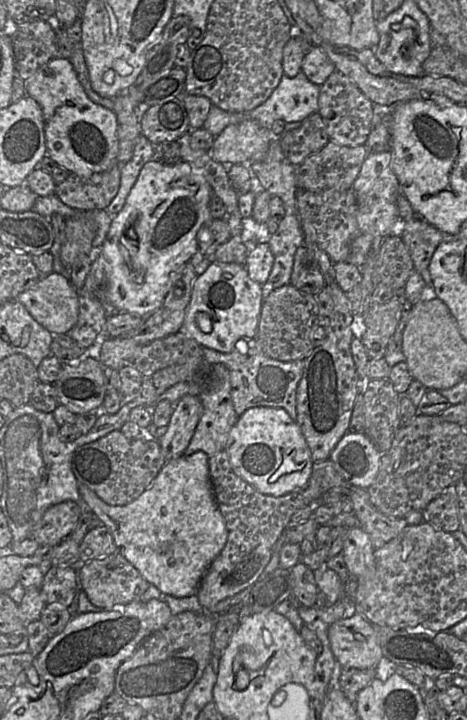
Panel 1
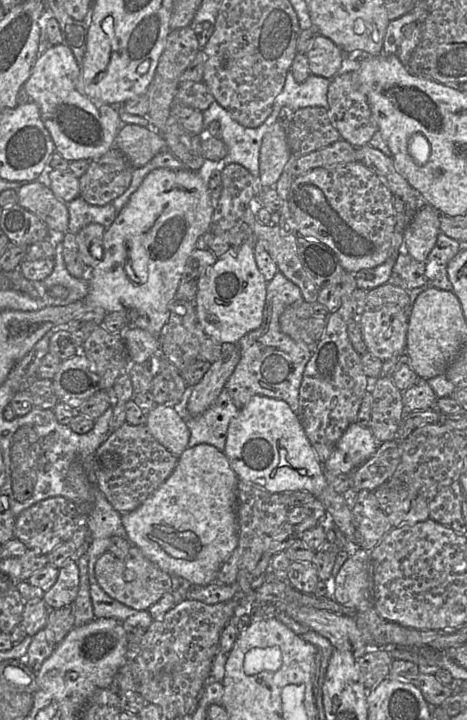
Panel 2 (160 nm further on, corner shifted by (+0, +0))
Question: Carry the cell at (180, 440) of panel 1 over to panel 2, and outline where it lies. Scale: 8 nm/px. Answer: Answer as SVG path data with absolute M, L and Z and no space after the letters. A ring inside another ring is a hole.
M238 344L221 345L220 358L211 365L200 382L191 388L187 402L187 410L191 416L203 414L215 402L240 360Z

